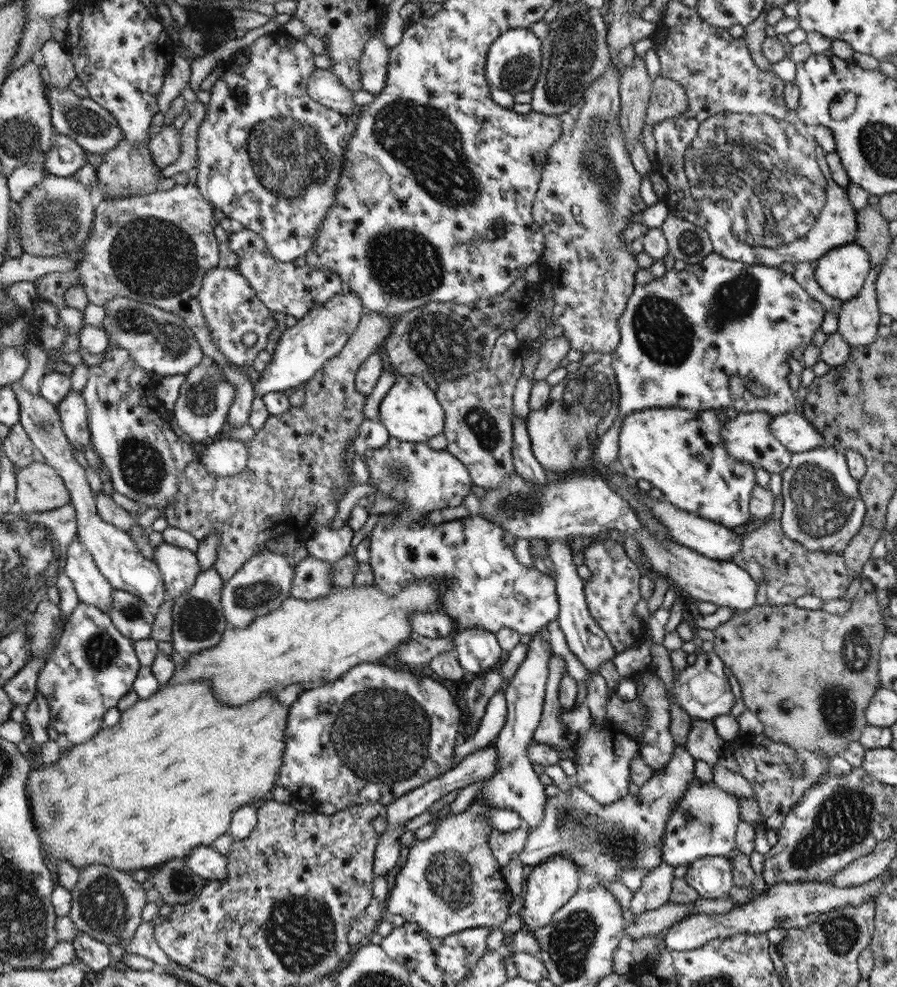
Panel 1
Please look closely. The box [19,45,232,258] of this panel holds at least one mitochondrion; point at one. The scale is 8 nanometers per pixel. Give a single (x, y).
(54, 224)

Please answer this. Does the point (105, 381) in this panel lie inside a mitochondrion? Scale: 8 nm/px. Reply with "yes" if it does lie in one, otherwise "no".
no

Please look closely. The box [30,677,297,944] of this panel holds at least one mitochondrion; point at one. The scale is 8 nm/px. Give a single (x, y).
(104, 907)

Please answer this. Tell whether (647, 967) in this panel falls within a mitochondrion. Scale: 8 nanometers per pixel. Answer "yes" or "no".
no

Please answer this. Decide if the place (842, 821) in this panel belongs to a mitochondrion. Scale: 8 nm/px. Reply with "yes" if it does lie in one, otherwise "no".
yes

